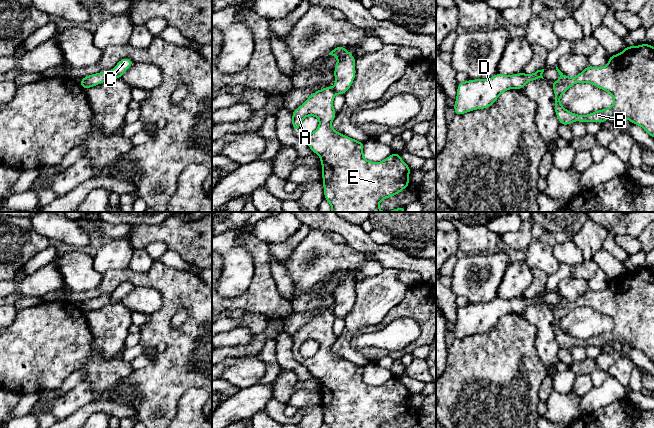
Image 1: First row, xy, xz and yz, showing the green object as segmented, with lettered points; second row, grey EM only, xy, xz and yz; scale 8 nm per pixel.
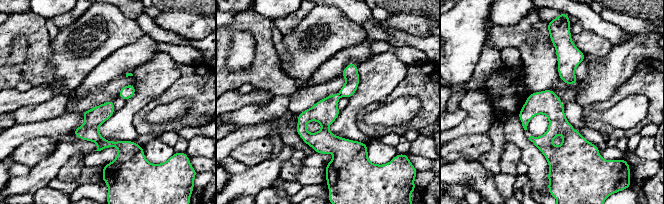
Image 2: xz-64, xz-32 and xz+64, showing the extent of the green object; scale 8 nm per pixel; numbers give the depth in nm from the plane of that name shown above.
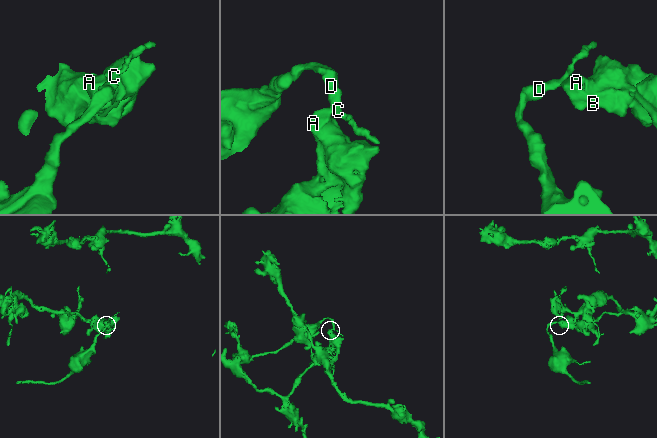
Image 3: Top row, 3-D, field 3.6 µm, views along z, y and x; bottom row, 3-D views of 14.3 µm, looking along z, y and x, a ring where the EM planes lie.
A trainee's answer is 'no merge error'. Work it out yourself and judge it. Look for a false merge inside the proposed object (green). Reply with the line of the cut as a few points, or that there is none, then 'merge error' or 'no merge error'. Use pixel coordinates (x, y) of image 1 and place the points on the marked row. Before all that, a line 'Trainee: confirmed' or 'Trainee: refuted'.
Trainee: refuted
cut xy (110, 71), (111, 77); merge error

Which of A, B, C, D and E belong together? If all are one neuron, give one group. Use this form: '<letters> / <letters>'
A B E / C D

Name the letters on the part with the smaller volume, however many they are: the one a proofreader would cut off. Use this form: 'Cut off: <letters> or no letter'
Cut off: C, D

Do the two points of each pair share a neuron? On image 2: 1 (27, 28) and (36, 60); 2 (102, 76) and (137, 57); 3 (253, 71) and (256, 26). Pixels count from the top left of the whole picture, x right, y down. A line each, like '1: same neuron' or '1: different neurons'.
1: same neuron
2: same neuron
3: same neuron

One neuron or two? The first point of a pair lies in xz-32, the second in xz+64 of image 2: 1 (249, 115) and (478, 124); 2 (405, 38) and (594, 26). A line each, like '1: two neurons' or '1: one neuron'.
1: two neurons
2: one neuron

